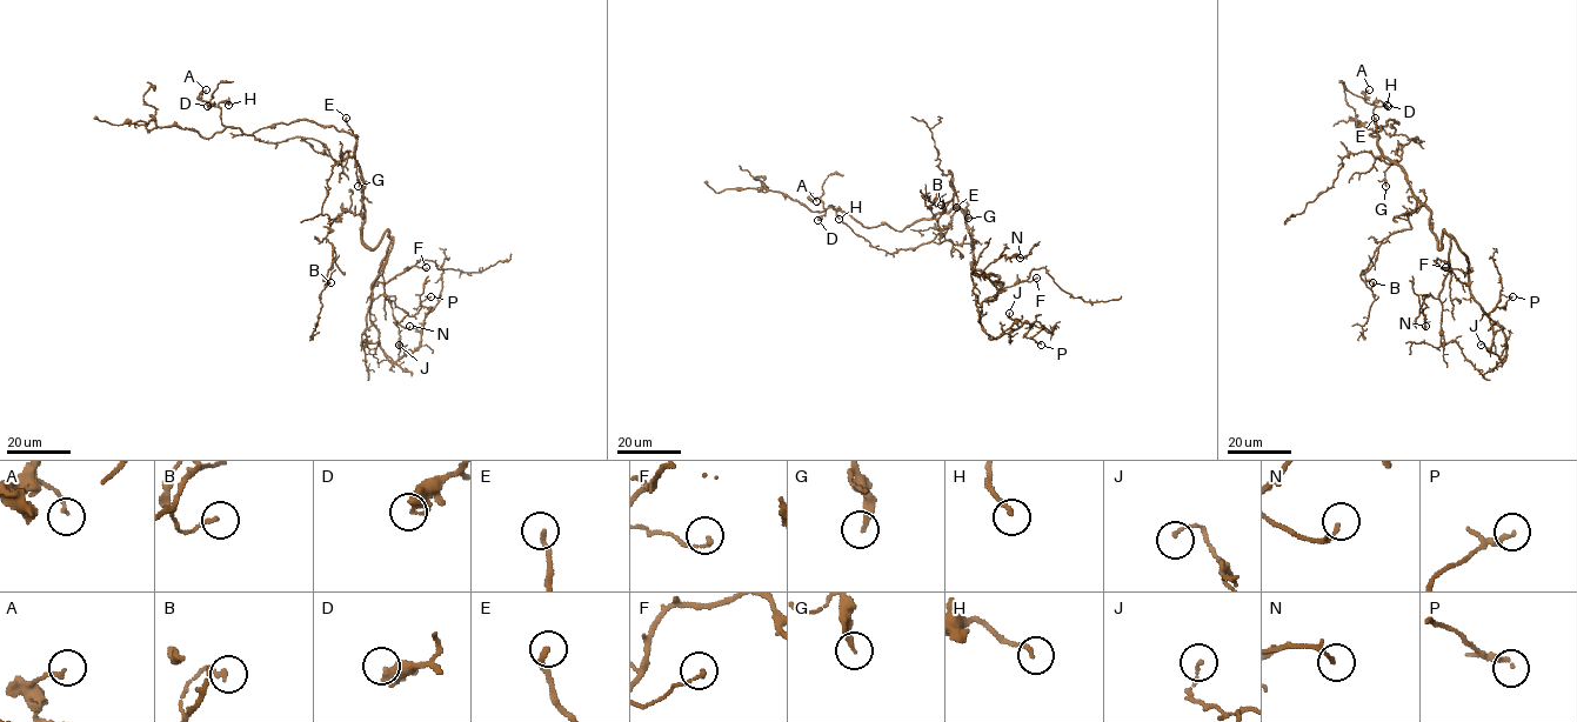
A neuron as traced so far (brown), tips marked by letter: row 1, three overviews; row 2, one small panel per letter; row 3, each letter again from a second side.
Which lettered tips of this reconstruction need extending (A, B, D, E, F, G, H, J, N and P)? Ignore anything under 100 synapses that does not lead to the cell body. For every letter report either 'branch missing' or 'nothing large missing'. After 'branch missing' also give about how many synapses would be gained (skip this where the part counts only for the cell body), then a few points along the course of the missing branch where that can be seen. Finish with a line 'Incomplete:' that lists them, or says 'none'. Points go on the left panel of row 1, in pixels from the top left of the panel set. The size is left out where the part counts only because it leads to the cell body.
A: nothing large missing
B: nothing large missing
D: nothing large missing
E: branch missing
F: nothing large missing
G: nothing large missing
H: nothing large missing
J: nothing large missing
N: nothing large missing
P: nothing large missing
Incomplete: E

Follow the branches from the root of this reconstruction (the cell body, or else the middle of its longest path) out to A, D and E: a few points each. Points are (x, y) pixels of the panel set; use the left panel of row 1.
A: (362, 200), (356, 135), (303, 119), (245, 134), (224, 126), (221, 109), (200, 99), (206, 89)
D: (362, 200), (356, 135), (303, 119), (245, 134), (224, 126), (221, 109), (207, 106)
E: (362, 200), (362, 173), (355, 158), (356, 138), (346, 118)

